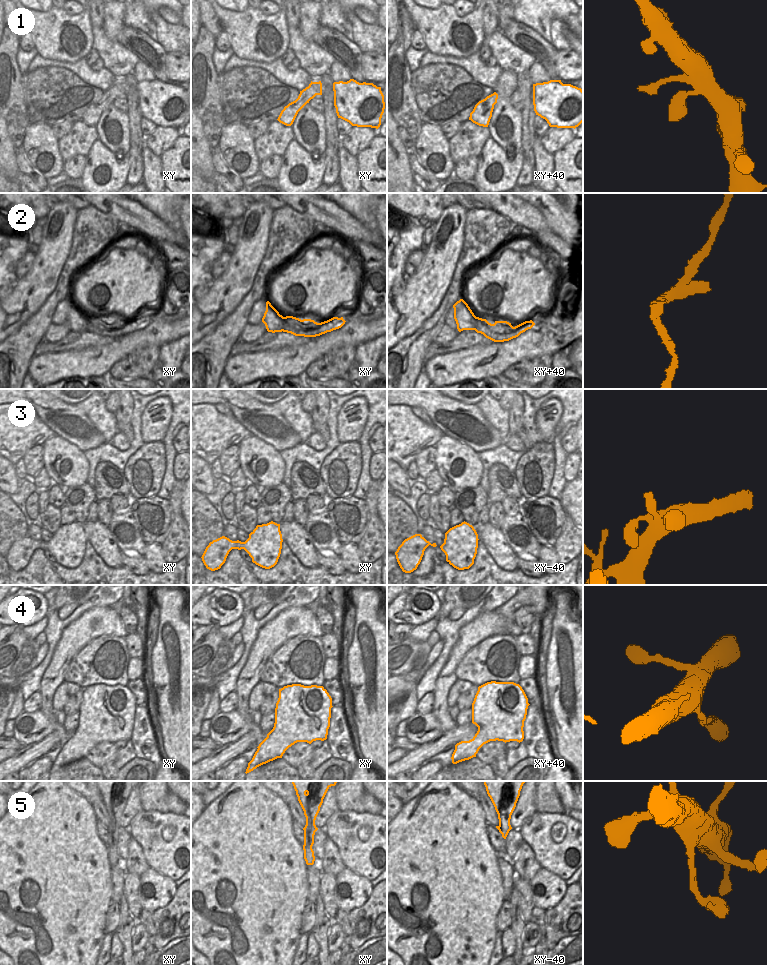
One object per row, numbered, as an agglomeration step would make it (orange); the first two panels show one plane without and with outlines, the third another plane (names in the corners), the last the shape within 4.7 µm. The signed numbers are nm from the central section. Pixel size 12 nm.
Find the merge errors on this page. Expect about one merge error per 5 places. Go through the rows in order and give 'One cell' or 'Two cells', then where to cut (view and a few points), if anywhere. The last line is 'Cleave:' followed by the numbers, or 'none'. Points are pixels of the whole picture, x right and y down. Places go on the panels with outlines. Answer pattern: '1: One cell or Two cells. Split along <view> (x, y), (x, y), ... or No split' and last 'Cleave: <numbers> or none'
1: One cell. No split
2: One cell. No split
3: One cell. No split
4: One cell. No split
5: One cell. No split
Cleave: none.

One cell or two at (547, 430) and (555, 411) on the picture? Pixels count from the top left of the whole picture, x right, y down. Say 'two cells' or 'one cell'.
one cell

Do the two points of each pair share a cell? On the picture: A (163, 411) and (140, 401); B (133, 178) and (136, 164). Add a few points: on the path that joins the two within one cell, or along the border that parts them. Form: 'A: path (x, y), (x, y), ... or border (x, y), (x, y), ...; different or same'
A: border (155, 399), (145, 407), (141, 416), (141, 427); different
B: path (134, 175), (136, 167); same

